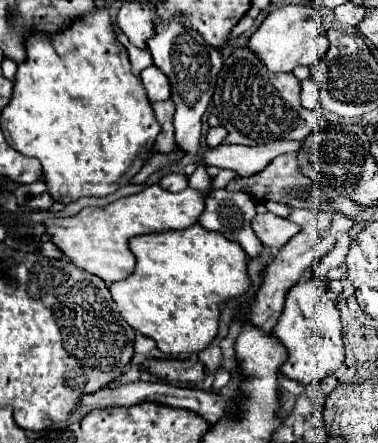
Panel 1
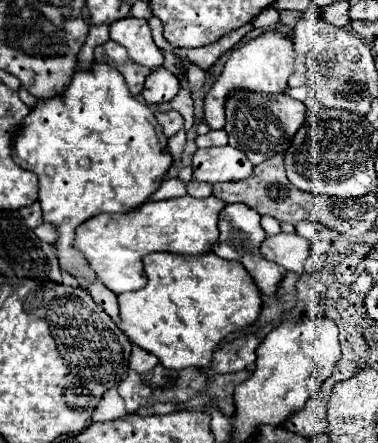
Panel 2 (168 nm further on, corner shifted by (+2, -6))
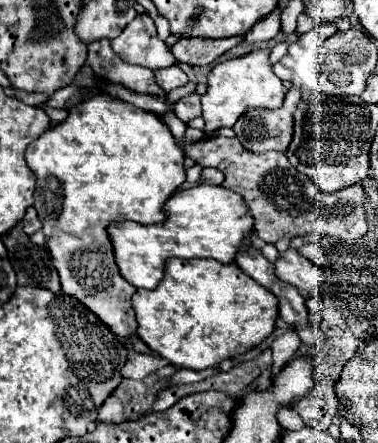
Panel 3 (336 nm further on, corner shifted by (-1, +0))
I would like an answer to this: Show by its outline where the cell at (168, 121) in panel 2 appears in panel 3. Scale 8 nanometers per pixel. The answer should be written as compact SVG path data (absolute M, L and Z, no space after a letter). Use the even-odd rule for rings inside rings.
M191 92L191 94L187 94L185 98L181 98L175 106L173 106L173 110L175 110L175 114L183 120L183 122L189 122L191 118L197 118L199 114L201 114L201 104L199 104L199 94L197 92Z

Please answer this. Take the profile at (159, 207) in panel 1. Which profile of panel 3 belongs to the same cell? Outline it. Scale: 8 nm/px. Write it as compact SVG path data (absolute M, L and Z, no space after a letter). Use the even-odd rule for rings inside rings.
M201 184L179 190L167 200L165 212L167 220L163 224L143 226L137 222L119 222L109 228L119 270L135 288L155 288L163 280L169 258L213 258L221 264L235 264L237 252L253 246L255 220L247 202L229 188Z

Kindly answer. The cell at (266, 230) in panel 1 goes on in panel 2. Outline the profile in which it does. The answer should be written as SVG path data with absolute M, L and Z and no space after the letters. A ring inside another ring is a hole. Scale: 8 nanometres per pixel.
M280 232L274 236L266 236L260 244L260 252L284 270L304 272L304 260L308 258L308 242L296 232Z

